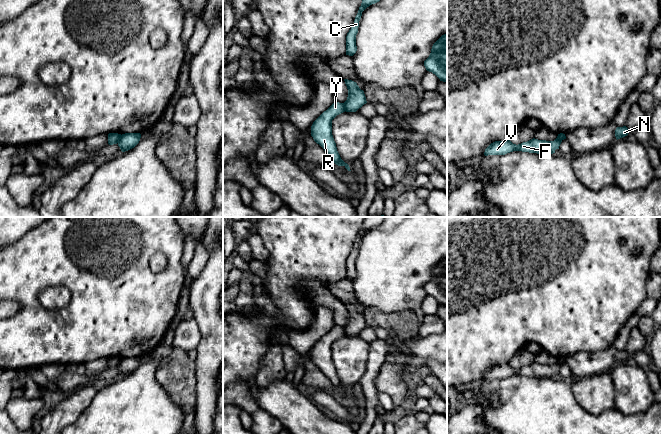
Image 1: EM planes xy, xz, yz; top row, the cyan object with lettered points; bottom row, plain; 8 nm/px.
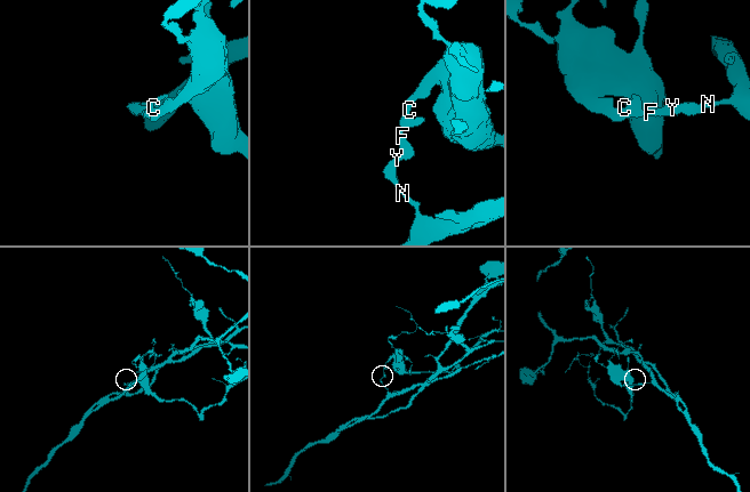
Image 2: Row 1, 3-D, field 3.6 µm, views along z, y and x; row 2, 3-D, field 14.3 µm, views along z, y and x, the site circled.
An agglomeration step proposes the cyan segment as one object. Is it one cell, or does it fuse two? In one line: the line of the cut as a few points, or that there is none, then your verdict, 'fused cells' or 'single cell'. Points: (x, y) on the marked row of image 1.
cut xy (121, 135), (117, 142); fused cells

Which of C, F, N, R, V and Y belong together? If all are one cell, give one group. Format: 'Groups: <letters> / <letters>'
Groups: C F V / N R Y

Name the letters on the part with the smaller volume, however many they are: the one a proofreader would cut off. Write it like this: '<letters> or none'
C, F, V

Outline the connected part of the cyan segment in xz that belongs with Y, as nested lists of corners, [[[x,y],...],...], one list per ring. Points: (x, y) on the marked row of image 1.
[[[334,102],[313,122],[311,136],[336,165],[344,166],[348,171],[351,171],[349,165],[341,159],[332,135],[332,120],[343,112],[345,112],[344,103]]]

